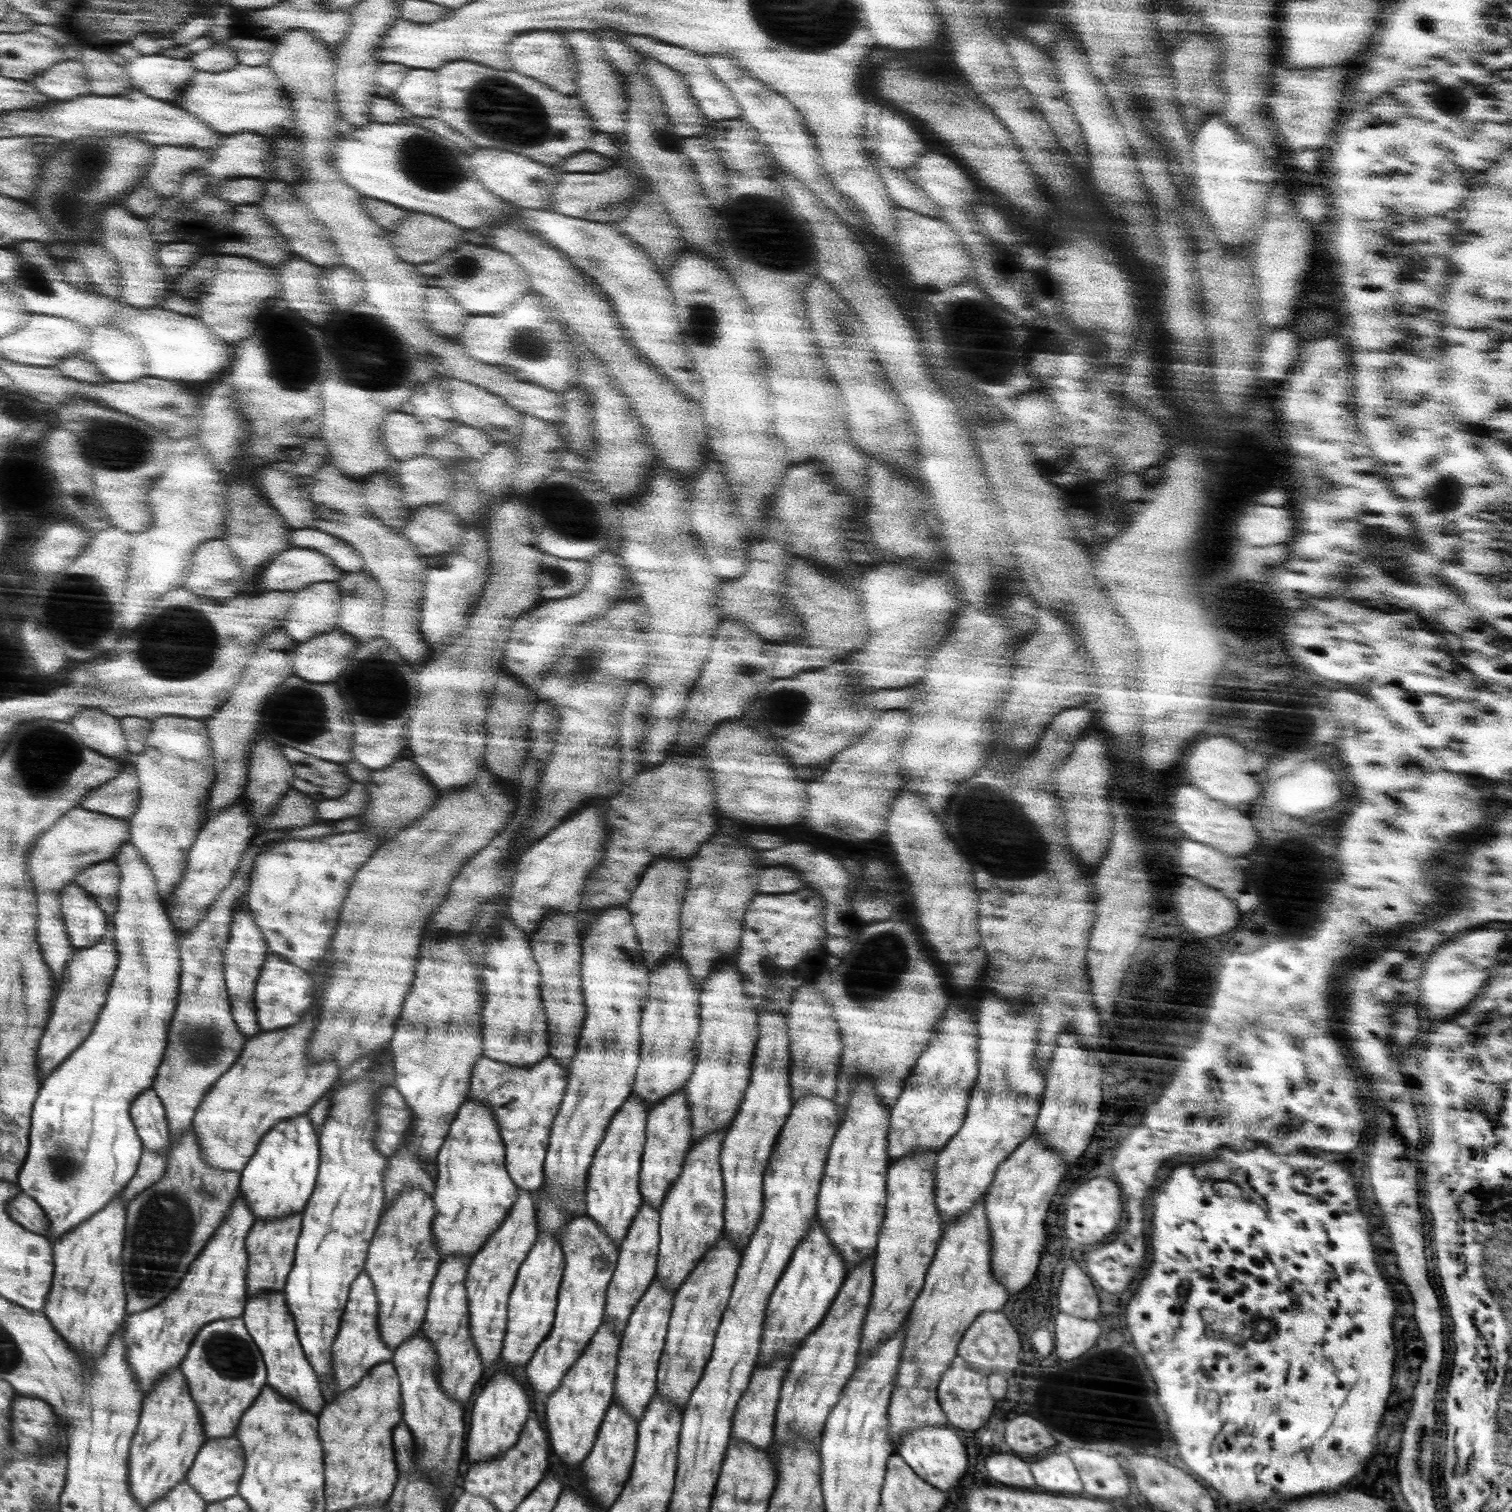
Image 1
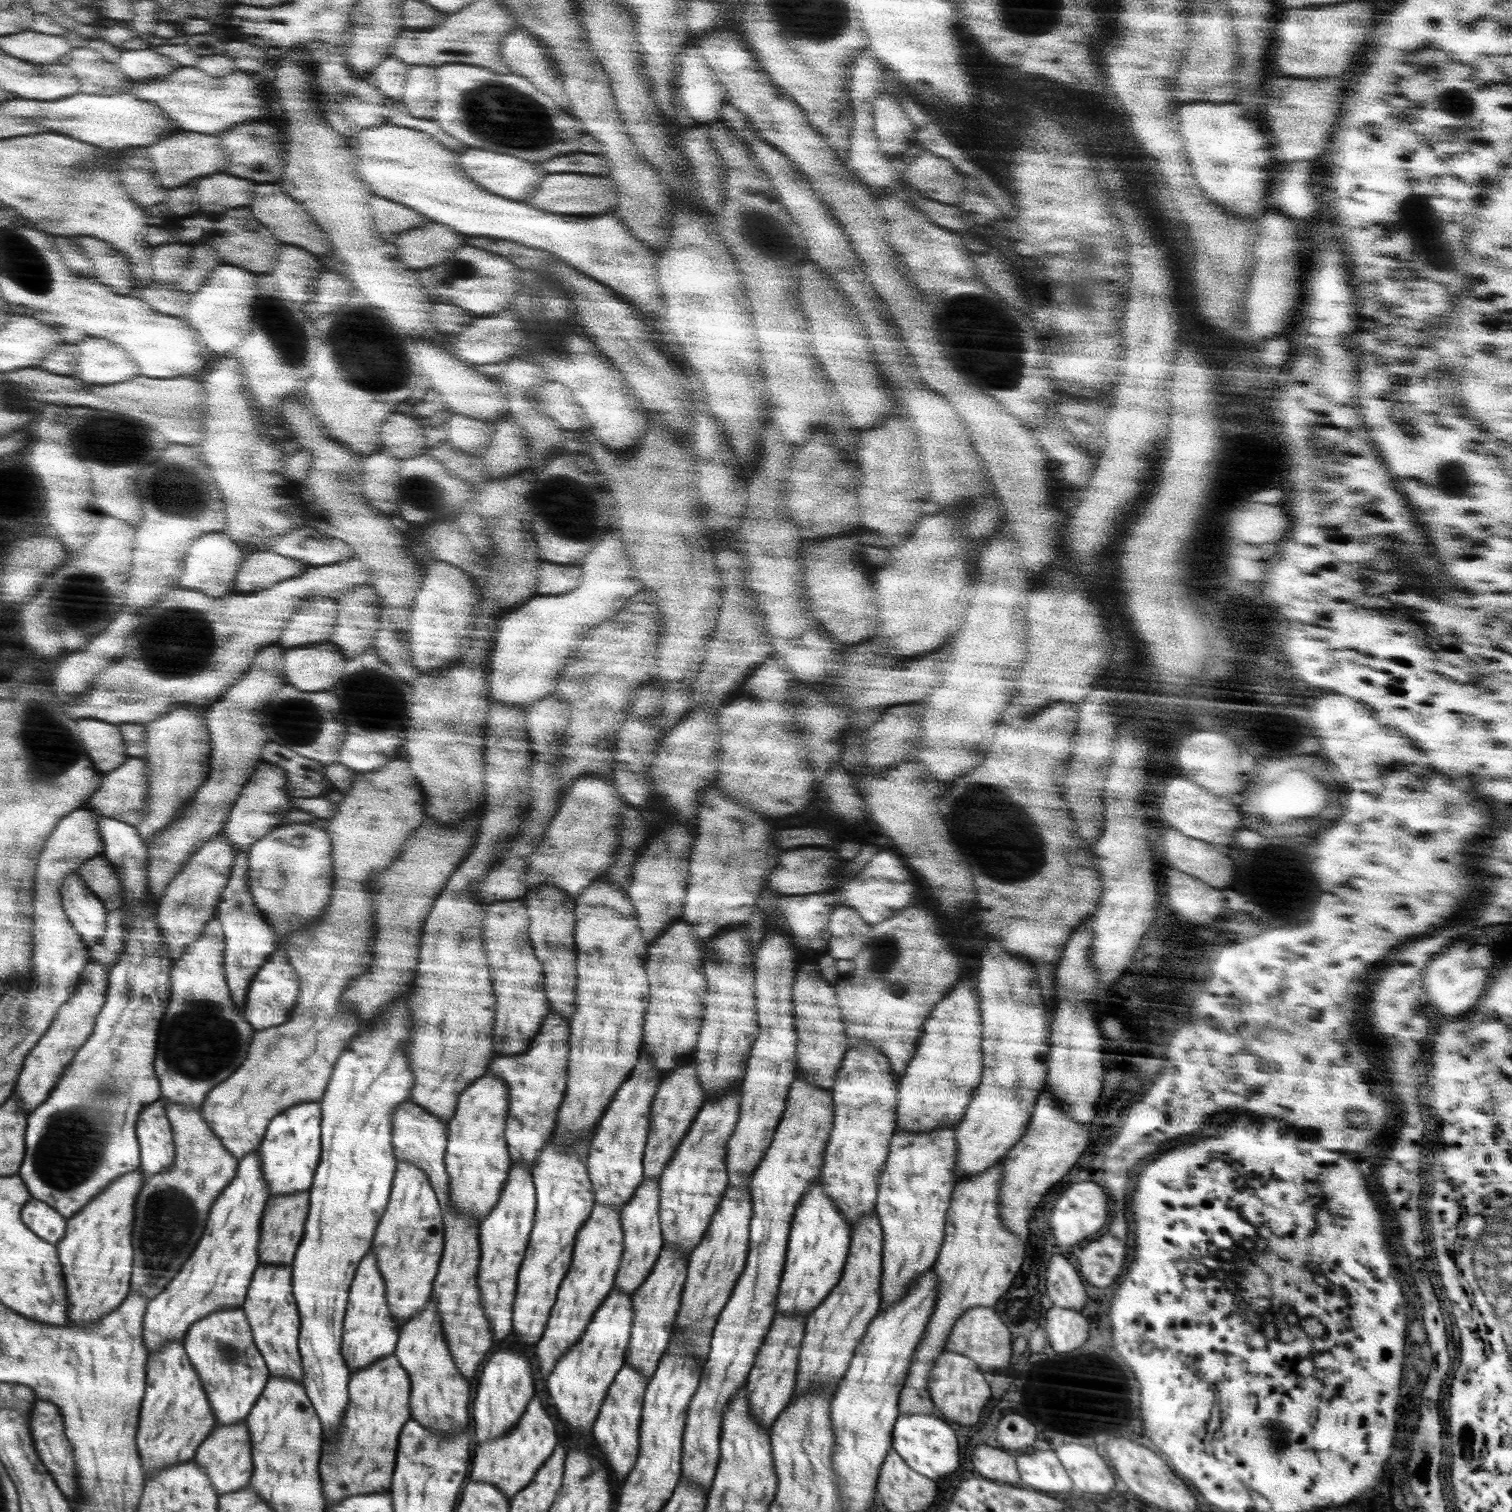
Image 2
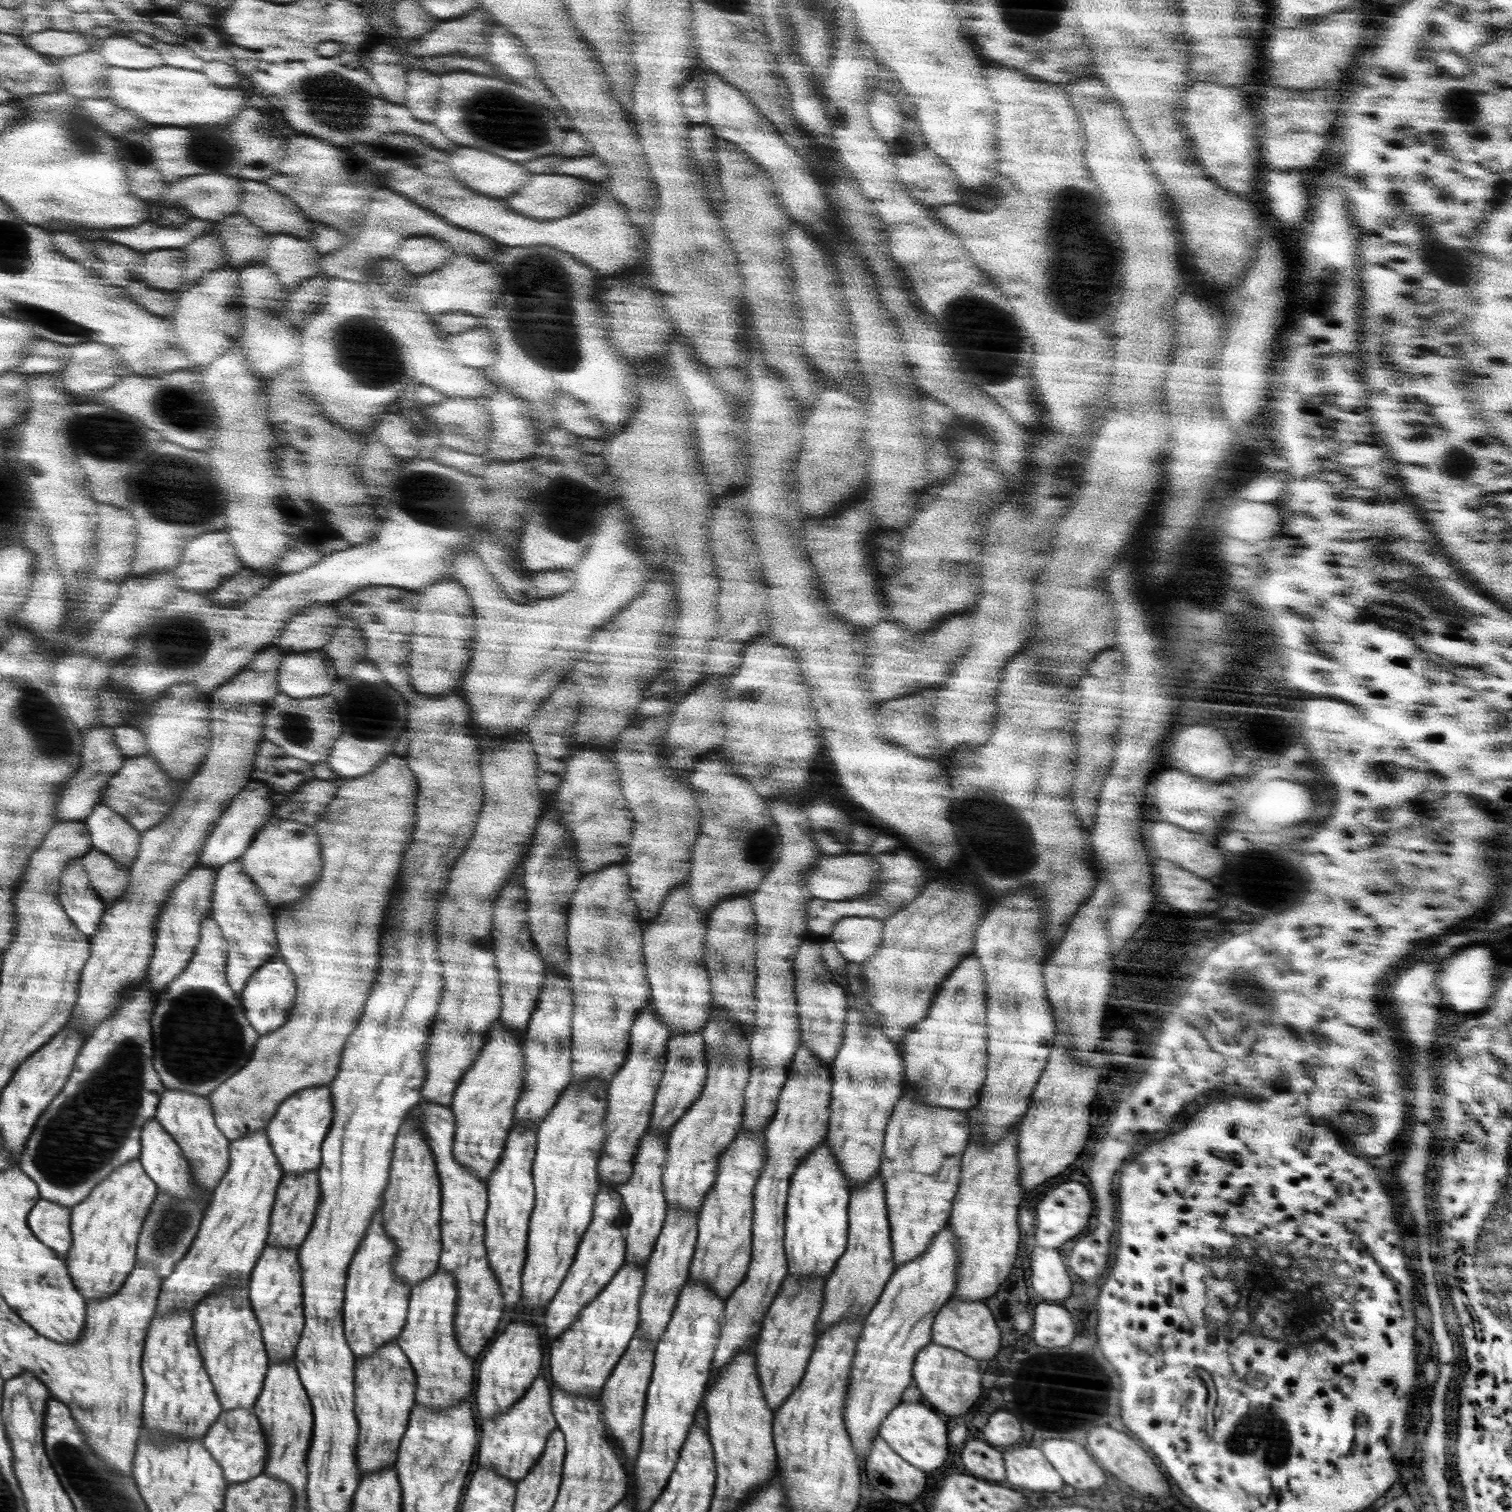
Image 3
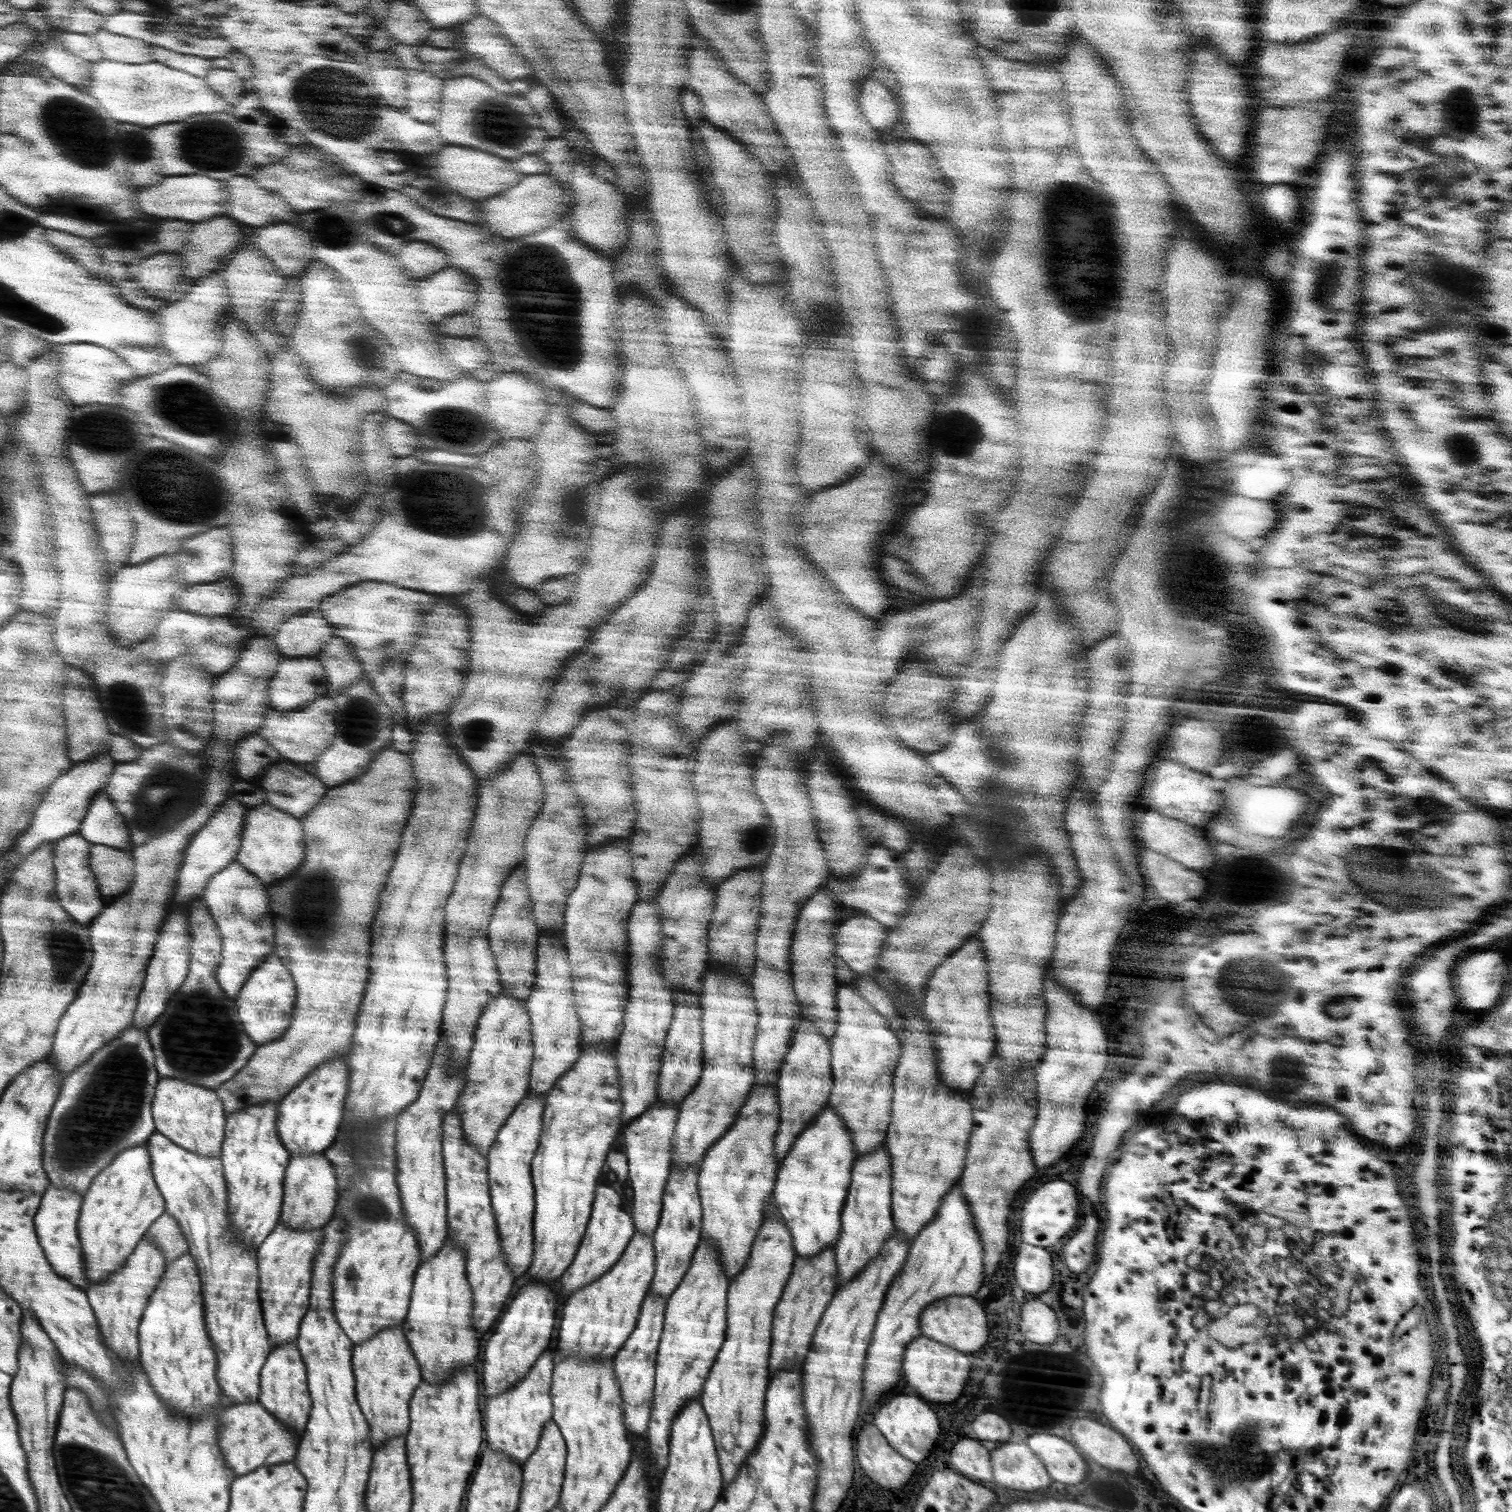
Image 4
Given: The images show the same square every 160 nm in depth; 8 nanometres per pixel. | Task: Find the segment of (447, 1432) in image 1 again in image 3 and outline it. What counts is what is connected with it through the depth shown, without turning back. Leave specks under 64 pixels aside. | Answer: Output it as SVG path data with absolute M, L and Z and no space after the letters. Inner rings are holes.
M440 1268L432 1276L412 1286L408 1320L396 1338L396 1343L406 1348L405 1355L414 1360L414 1368L418 1368L418 1384L422 1384L422 1388L418 1388L417 1404L433 1410L460 1404L472 1392L474 1366L470 1356L460 1348L454 1329L459 1294L456 1276Z

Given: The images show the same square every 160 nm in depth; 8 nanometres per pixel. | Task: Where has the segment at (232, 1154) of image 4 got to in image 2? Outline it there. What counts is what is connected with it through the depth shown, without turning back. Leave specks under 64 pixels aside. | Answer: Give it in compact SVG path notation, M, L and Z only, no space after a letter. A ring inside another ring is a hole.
M259 1149L238 1160L238 1165L236 1178L213 1204L205 1233L190 1260L165 1291L149 1302L145 1318L145 1343L149 1352L159 1352L173 1339L184 1341L189 1328L207 1315L245 1304L249 1284L259 1267L260 1224L266 1201L272 1194Z

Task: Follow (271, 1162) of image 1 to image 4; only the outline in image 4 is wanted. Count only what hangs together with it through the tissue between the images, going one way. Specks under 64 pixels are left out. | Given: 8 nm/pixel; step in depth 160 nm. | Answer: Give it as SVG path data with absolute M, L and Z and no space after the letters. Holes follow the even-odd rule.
M349 1054L329 1060L312 1071L298 1088L279 1101L278 1131L289 1152L294 1155L314 1155L335 1142L344 1123L344 1108L350 1088Z

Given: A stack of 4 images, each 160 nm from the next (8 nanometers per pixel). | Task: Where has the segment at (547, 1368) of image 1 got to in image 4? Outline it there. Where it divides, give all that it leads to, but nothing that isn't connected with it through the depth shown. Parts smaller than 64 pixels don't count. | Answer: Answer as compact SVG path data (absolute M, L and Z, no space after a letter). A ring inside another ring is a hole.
M608 1181L598 1188L598 1204L594 1204L594 1220L590 1220L590 1232L586 1232L586 1240L582 1241L582 1248L578 1247L578 1260L570 1264L570 1272L562 1274L559 1287L564 1301L575 1291L593 1283L599 1276L605 1274L618 1262L629 1246L630 1239L637 1233L636 1224L632 1224L632 1214L624 1212L622 1196L614 1190L614 1181Z

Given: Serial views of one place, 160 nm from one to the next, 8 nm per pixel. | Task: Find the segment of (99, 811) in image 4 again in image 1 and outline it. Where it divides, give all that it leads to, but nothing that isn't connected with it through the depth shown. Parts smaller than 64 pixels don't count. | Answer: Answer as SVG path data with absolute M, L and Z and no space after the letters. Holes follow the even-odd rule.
M132 842L122 847L116 862L123 870L121 906L114 918L121 952L118 973L93 1034L43 1084L33 1112L29 1159L19 1183L24 1193L32 1196L48 1212L53 1227L47 1236L54 1244L104 1210L116 1197L122 1196L137 1176L146 1148L134 1122L133 1104L152 1088L156 1080L168 1046L172 1014L177 1008L181 956L178 956L176 934L158 898L159 889L152 870L142 851Z

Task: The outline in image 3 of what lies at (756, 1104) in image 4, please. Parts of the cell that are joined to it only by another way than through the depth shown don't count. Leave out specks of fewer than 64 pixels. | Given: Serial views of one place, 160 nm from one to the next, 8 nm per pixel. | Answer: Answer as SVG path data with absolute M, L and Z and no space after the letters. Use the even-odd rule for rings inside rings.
M763 1128L759 1134L752 1132L739 1132L721 1155L717 1167L717 1180L713 1189L705 1197L701 1211L698 1213L699 1235L697 1236L696 1252L693 1256L689 1280L696 1280L700 1284L709 1285L717 1292L718 1297L728 1299L741 1286L749 1272L752 1262L752 1226L753 1226L753 1202L754 1186L764 1170L766 1164L765 1135Z

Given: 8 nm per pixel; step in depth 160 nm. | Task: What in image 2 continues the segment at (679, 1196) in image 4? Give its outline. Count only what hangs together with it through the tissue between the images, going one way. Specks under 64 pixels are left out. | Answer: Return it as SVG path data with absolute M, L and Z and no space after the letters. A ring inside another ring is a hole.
M667 1246L662 1251L656 1266L648 1278L633 1294L635 1313L630 1342L630 1353L626 1354L625 1364L633 1365L651 1379L657 1372L658 1360L662 1352L670 1346L678 1312L681 1308L681 1296L684 1294L685 1280L688 1278L688 1253L684 1248Z

